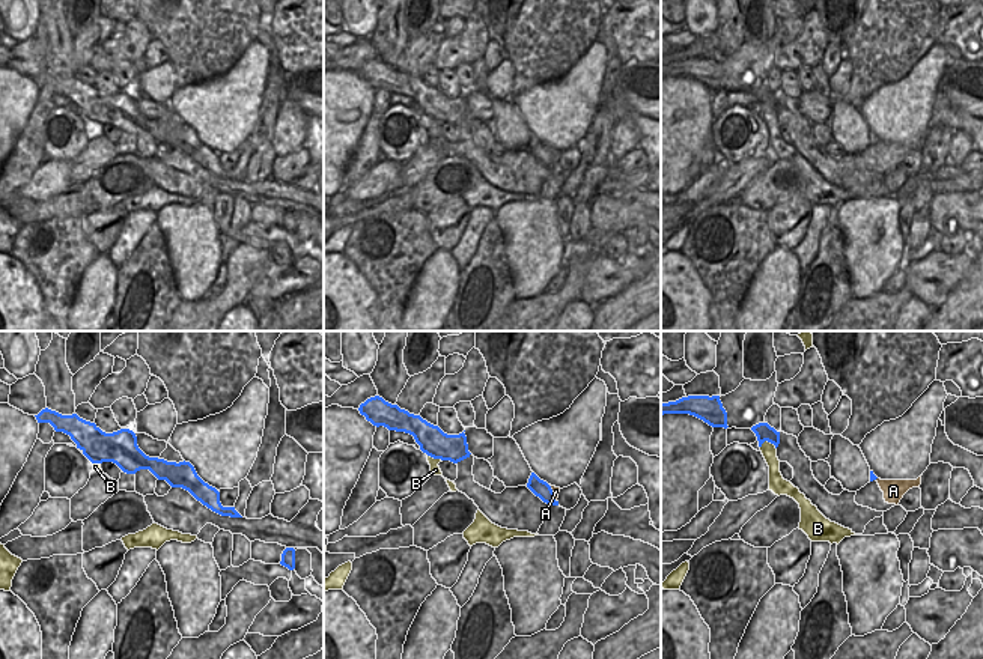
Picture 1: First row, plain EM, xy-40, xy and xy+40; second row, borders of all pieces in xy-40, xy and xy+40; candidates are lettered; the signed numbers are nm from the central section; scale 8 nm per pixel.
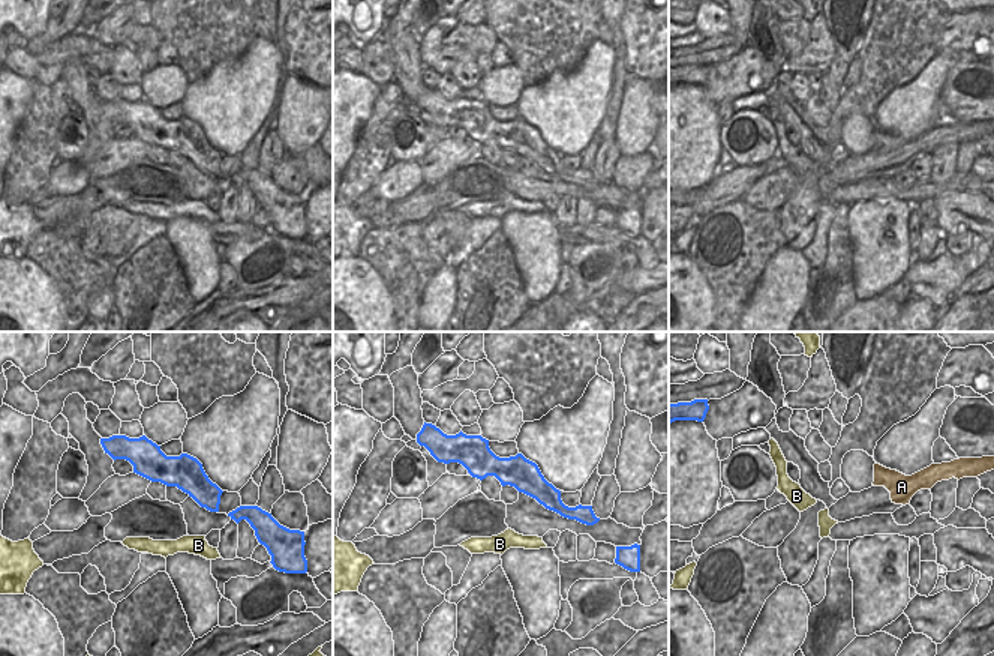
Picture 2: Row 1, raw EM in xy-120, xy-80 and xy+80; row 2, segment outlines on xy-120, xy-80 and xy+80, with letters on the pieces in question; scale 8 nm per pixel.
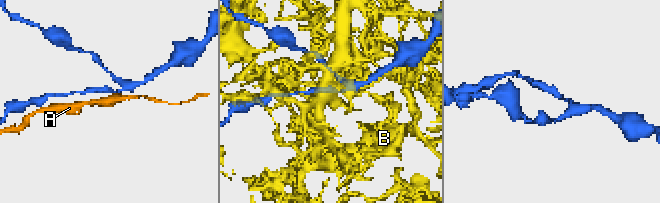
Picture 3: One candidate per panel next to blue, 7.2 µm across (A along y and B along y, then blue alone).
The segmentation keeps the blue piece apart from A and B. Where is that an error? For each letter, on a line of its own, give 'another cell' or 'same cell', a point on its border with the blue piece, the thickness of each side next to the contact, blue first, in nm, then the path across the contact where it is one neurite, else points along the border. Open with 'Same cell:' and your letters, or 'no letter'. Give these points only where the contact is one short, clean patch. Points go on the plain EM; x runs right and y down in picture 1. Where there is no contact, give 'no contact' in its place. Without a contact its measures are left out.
Same cell: no letter
A: another cell | xy (553, 157) | 140/50 nm | along xy (548, 148), (556, 164)
B: another cell | xy+40 (769, 104) | 140/120 nm

